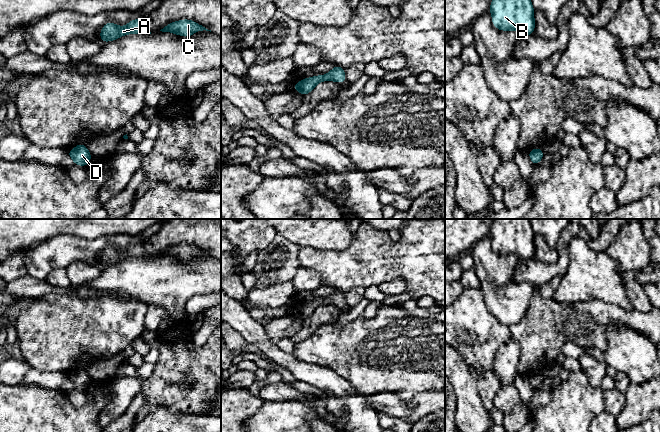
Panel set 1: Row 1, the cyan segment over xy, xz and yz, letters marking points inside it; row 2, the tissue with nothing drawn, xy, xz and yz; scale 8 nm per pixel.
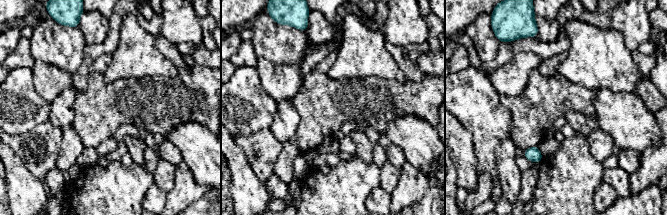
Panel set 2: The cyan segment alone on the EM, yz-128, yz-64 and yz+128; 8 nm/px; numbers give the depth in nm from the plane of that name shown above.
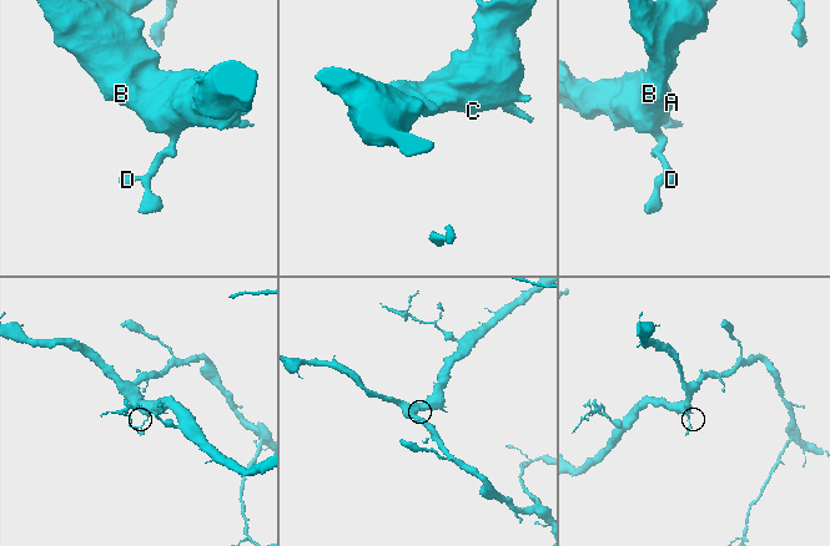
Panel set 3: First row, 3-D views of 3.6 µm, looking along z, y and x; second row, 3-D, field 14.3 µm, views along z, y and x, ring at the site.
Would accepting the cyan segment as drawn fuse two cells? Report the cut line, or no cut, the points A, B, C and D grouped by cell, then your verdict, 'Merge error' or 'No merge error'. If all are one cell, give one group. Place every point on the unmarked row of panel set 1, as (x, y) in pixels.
No split. Groups: A B C D. No merge error

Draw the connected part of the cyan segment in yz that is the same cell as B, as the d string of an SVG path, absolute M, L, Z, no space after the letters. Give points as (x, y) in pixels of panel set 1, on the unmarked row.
M495 219L489 236L493 250L500 255L515 254L523 261L534 257L535 234L530 219Z

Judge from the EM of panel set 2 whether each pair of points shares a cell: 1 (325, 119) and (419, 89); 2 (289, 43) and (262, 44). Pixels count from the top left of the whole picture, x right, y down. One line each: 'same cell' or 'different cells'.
1: same cell
2: same cell

